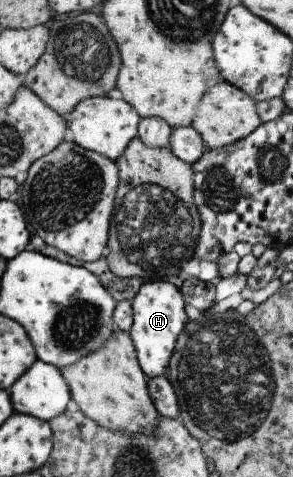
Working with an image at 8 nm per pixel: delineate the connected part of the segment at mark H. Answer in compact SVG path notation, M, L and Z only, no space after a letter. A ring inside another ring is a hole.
M143 281L131 300L132 322L127 330L131 338L136 360L146 376L164 375L173 344L188 319L184 313L182 295L167 281Z

